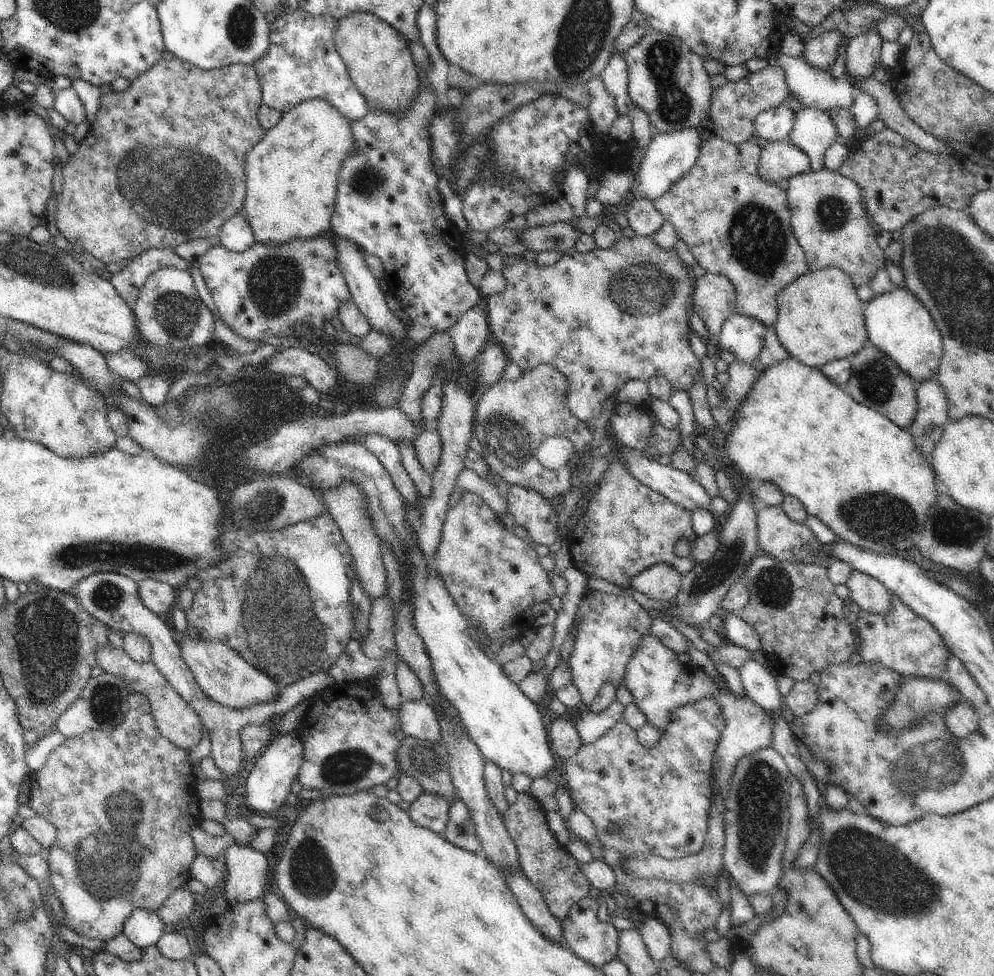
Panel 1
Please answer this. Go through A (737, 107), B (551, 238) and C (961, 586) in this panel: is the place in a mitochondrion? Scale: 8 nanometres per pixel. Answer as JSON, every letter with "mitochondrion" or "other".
{"A":"other","B":"mitochondrion","C":"other"}

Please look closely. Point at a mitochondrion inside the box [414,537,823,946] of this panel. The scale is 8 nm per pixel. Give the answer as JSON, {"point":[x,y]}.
{"point":[760,795]}

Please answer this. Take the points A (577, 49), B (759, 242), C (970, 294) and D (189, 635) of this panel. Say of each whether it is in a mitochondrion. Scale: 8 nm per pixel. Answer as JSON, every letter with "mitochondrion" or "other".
{"A":"mitochondrion","B":"mitochondrion","C":"mitochondrion","D":"other"}

